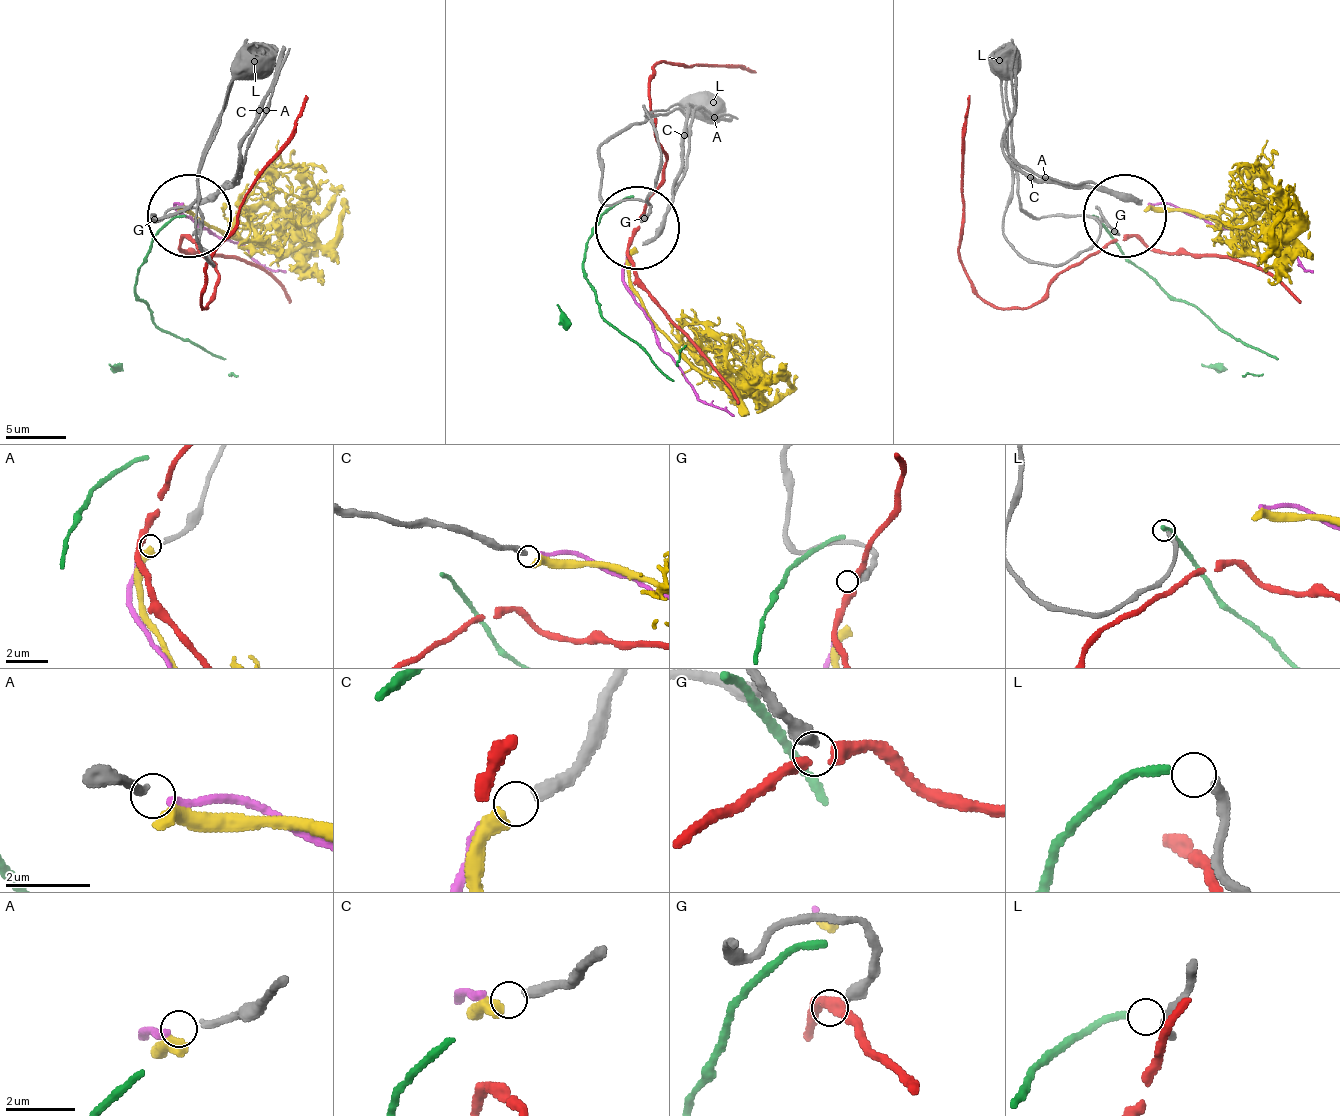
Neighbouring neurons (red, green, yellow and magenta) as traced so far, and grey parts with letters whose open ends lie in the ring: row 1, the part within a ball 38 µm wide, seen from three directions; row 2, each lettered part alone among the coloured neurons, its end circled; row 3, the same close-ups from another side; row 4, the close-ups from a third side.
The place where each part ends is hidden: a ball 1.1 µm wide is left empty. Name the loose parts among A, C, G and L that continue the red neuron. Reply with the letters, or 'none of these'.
none of these

